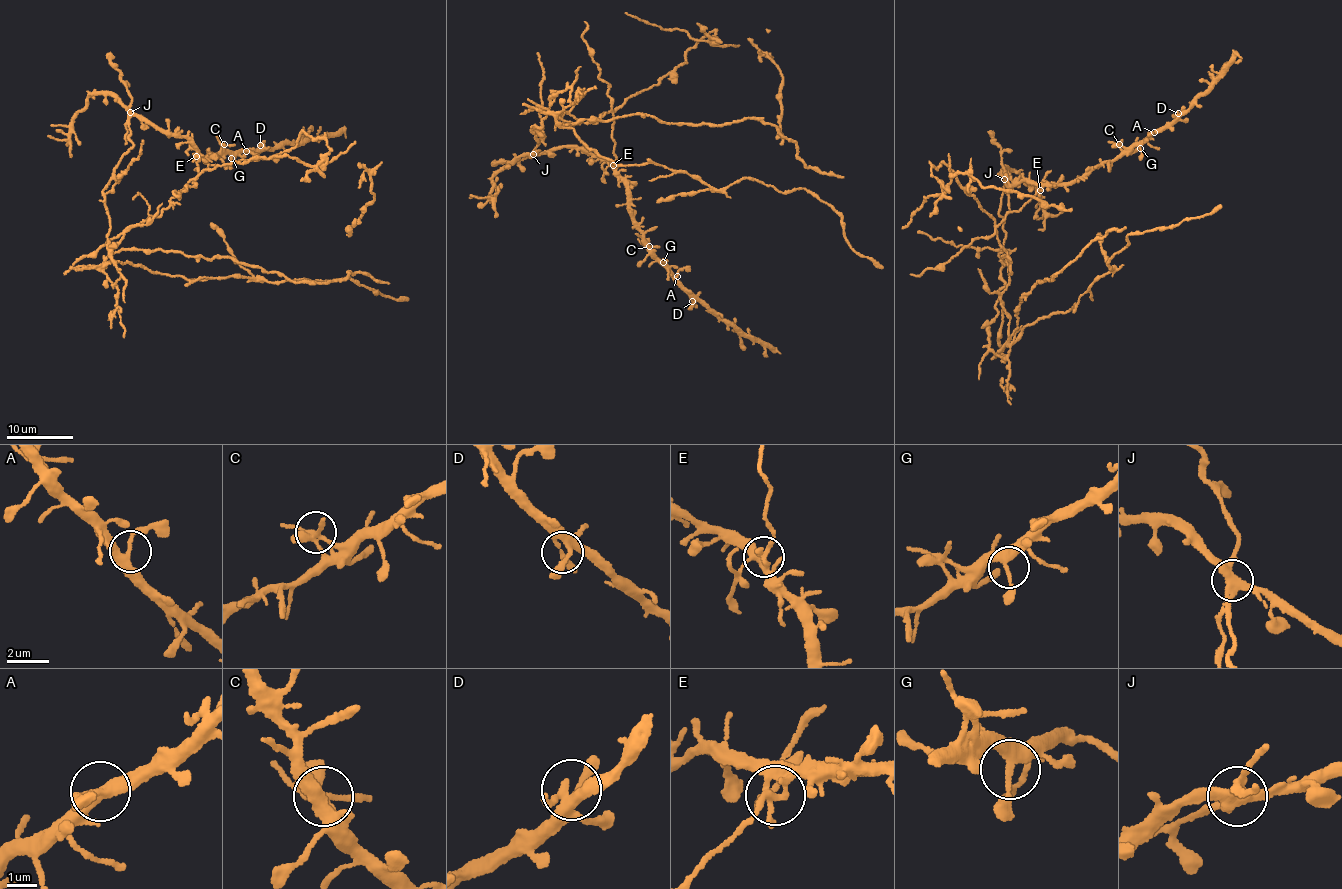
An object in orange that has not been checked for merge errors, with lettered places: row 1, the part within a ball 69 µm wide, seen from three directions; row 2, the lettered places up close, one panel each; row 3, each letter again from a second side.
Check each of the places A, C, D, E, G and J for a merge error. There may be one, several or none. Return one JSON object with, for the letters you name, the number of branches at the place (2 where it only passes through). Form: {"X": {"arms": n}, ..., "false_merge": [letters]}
{"E": {"arms": 3}, "J": {"arms": 4}, "false_merge": ["E", "J"]}

